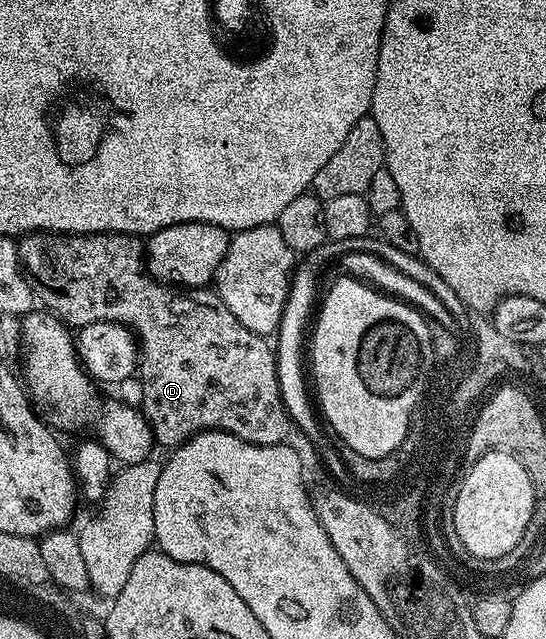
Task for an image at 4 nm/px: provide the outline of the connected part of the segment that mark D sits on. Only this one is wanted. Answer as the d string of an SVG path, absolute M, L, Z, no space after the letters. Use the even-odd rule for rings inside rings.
M26 233L24 237L17 241L17 254L21 260L21 267L24 270L25 276L29 280L29 285L33 289L33 294L36 300L44 306L48 312L52 313L54 317L64 321L66 325L70 327L80 327L86 325L87 323L103 323L104 321L114 321L120 325L126 325L128 329L132 329L134 337L137 338L137 344L139 346L139 378L141 377L141 402L139 402L139 408L145 415L145 422L151 427L153 432L153 440L158 446L166 445L166 450L172 451L177 448L178 445L183 445L185 442L190 441L196 433L204 433L211 429L218 429L220 433L230 433L235 435L239 439L243 439L247 443L252 445L280 445L286 440L285 437L291 430L291 418L287 407L285 406L285 400L281 394L281 384L279 383L279 375L277 374L277 355L274 346L270 344L266 338L260 337L258 333L252 333L247 331L247 327L243 327L243 323L239 323L239 319L235 319L235 315L231 315L231 310L227 308L227 303L223 303L223 299L219 299L219 295L212 288L209 287L193 287L188 291L177 291L181 293L174 292L170 286L166 285L164 281L156 281L155 278L150 275L147 268L147 262L145 260L145 245L143 244L142 238L140 236L131 233Z

